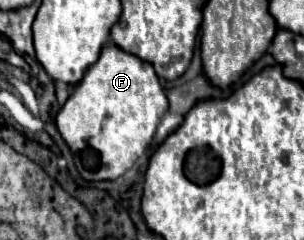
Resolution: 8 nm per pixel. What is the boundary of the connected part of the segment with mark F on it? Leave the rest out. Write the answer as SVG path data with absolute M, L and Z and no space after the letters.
M107 45L57 115L57 129L69 145L79 175L87 181L117 179L149 147L157 125L169 109L155 69L117 45Z

